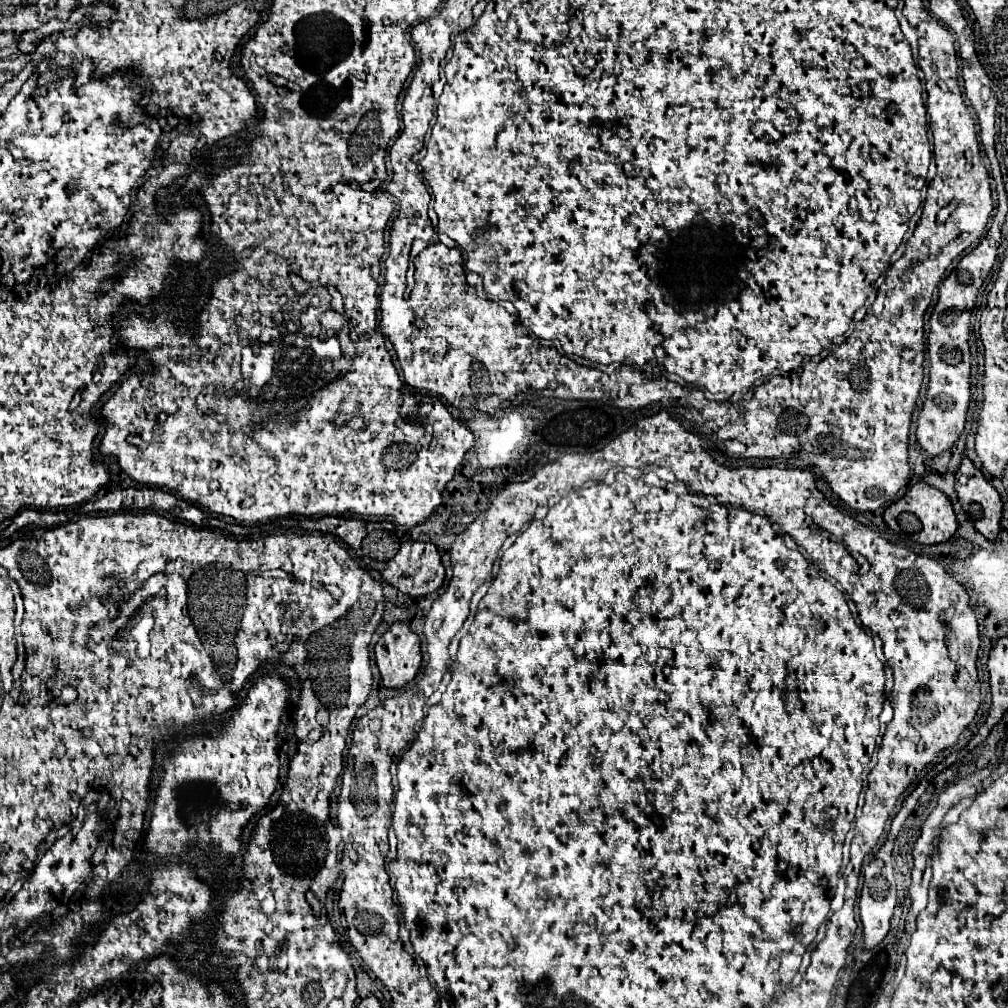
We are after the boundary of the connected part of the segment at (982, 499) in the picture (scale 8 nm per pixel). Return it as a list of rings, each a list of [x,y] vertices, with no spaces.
[[[966,456],[962,458],[960,468],[956,470],[956,492],[966,512],[972,502],[978,502],[982,506],[982,516],[972,518],[972,524],[988,540],[994,540],[1000,530],[1000,516],[1002,516],[1000,494]]]

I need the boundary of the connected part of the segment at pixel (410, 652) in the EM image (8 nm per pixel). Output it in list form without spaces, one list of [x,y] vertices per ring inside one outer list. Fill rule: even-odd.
[[[394,622],[376,644],[376,666],[382,684],[388,688],[402,688],[420,670],[422,652],[418,636],[404,622]]]

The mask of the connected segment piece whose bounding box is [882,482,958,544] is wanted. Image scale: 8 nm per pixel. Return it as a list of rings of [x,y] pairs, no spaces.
[[[916,482],[904,498],[896,500],[894,504],[890,504],[890,506],[886,508],[886,512],[884,512],[882,518],[884,518],[886,526],[892,528],[894,532],[900,530],[898,524],[896,524],[896,518],[898,518],[900,512],[912,512],[912,514],[916,514],[916,516],[920,518],[922,530],[920,530],[918,534],[910,534],[910,538],[912,538],[914,542],[918,542],[918,544],[940,544],[940,542],[946,542],[948,538],[952,538],[952,534],[954,534],[956,528],[958,528],[958,522],[956,522],[956,516],[954,516],[954,510],[952,510],[950,500],[948,500],[938,488],[928,486],[926,482]]]

